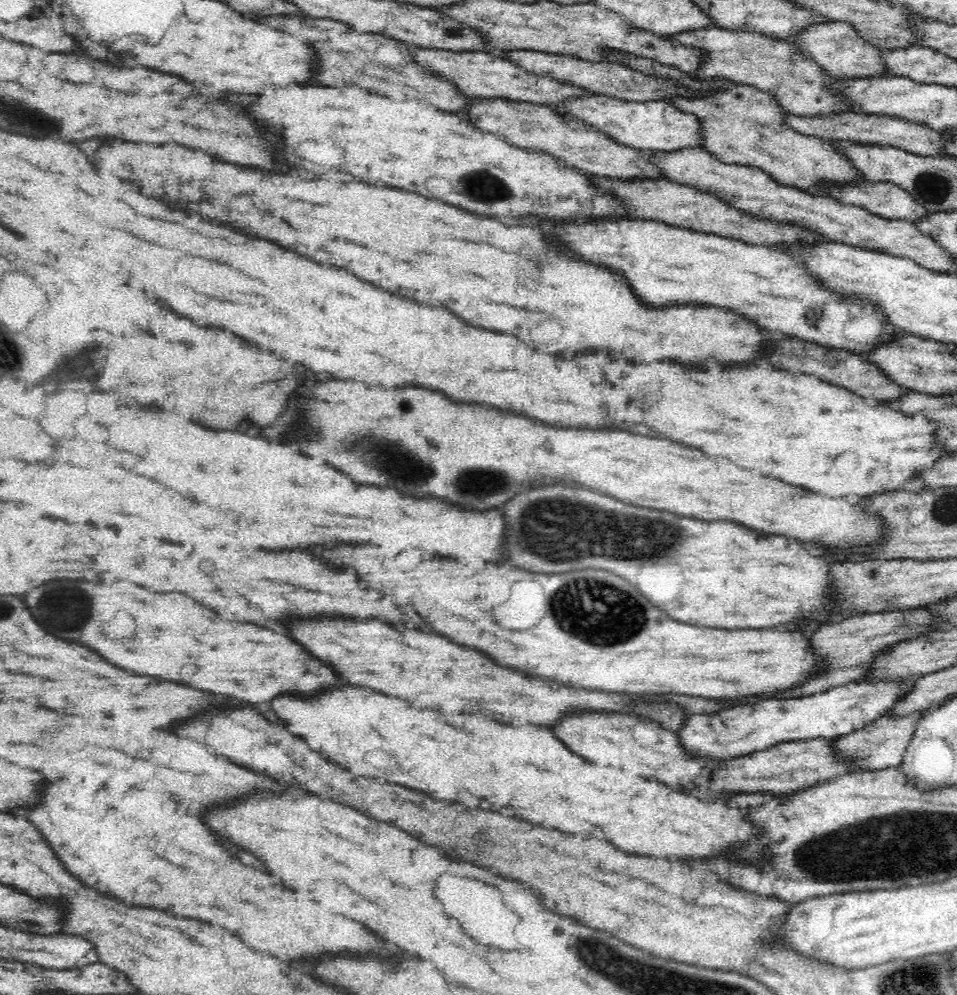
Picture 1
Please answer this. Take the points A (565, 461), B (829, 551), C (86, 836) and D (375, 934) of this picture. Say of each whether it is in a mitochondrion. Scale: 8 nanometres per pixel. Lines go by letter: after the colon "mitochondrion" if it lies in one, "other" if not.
A: other
B: other
C: other
D: other

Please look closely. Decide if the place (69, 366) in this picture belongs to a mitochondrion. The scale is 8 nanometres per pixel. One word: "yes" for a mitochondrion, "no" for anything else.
no

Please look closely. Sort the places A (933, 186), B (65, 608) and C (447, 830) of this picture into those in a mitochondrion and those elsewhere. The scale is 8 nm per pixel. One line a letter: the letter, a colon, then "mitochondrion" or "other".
A: mitochondrion
B: mitochondrion
C: other

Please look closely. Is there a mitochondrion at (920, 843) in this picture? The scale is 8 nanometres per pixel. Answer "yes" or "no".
yes

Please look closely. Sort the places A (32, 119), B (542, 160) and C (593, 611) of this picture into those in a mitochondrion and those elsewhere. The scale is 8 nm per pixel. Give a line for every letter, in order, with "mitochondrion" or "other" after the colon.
A: mitochondrion
B: other
C: mitochondrion

